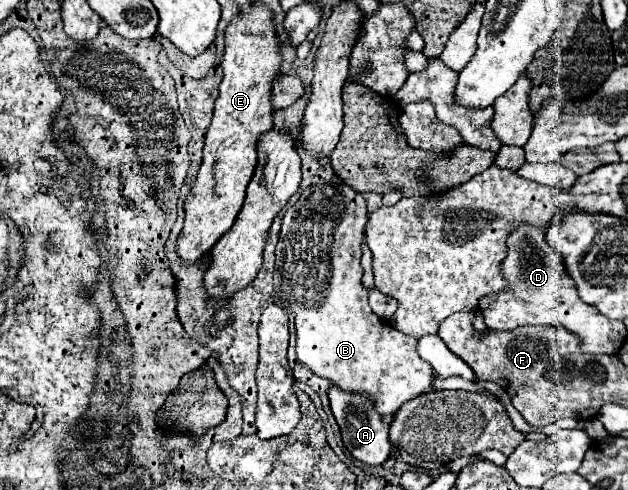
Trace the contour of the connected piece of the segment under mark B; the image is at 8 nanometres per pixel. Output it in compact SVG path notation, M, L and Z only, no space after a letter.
M324 182L308 186L296 204L292 204L280 228L280 240L276 244L276 270L274 292L296 316L296 354L314 374L338 384L346 390L360 390L374 398L374 404L382 416L394 414L404 402L432 390L432 368L416 352L416 338L406 336L386 320L378 318L368 306L368 290L362 286L362 238L368 222L364 194L338 182Z

